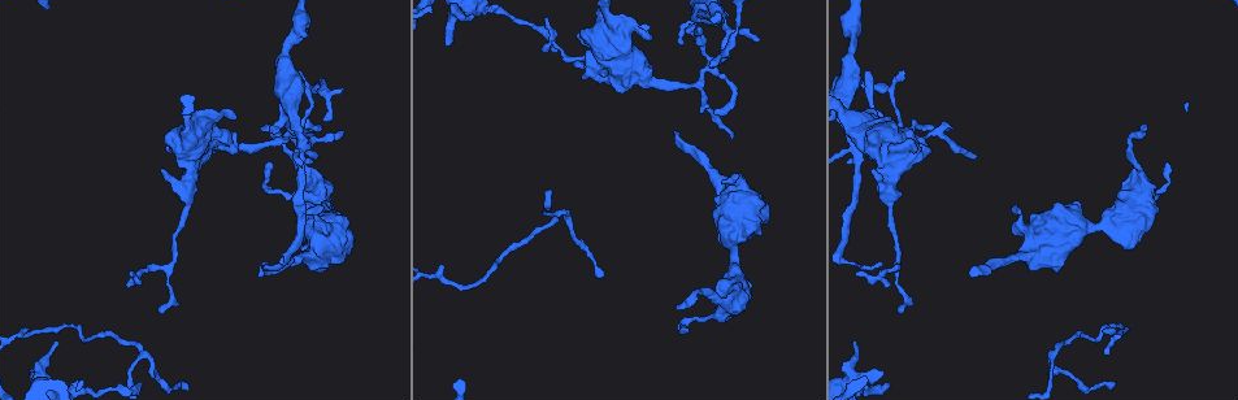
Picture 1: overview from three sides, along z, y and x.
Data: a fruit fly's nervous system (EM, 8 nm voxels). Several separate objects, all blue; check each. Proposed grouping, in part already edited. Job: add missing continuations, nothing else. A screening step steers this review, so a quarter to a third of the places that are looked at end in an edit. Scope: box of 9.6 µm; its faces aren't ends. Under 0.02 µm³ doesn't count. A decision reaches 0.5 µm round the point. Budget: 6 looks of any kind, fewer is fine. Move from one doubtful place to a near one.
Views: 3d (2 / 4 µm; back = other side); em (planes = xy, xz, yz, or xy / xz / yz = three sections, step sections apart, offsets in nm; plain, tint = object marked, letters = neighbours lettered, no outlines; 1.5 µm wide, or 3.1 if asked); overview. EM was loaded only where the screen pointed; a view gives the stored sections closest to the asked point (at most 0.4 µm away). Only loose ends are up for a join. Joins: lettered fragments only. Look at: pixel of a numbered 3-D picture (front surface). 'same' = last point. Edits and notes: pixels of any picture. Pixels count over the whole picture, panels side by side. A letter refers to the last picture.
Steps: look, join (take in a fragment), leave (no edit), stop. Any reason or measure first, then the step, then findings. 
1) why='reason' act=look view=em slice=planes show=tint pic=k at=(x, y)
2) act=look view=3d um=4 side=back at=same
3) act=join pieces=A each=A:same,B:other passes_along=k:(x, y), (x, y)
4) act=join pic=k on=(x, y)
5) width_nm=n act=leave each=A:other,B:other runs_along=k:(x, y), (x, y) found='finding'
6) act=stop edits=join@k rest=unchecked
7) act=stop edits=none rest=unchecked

why='branch stops here' act=look view=3d um=2 pic=1 at=(31, 369)

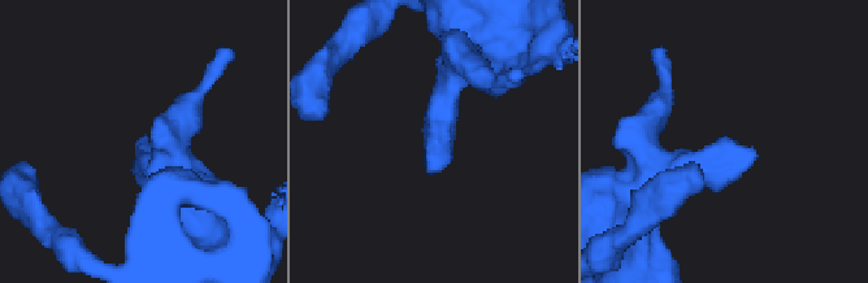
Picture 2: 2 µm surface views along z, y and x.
act=look view=em slice=xz step=4 show=tint pic=2 at=(436, 169)

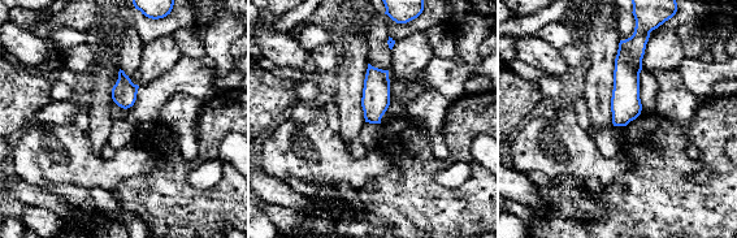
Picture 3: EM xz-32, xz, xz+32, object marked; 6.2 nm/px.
act=look view=em slice=yz step=4 show=letters at=same

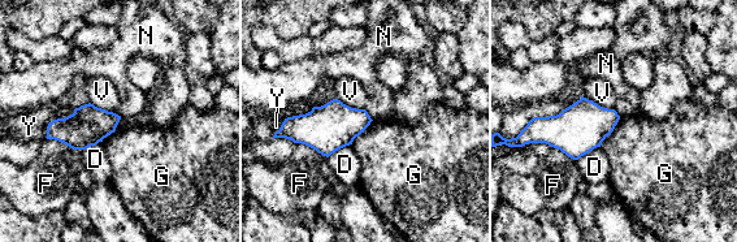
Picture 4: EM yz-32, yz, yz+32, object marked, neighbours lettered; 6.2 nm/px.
act=leave each=D:other,F:other,G:other,N:other,V:other,Y:other border=4:(620, 117), (614, 130), (599, 146) found='none of them fits'

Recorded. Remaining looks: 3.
why='thin end' act=look view=em slice=planes show=tint pic=1 at=(970, 274)

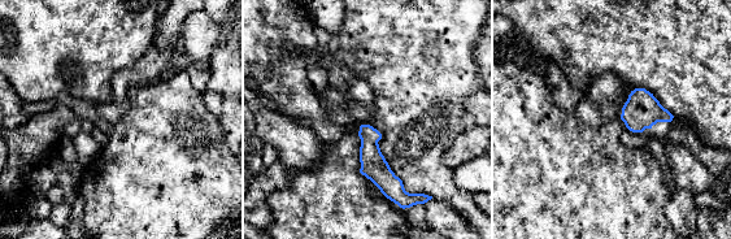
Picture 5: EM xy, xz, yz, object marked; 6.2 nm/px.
why='what lies round it' act=look view=em slice=planes show=letters at=same

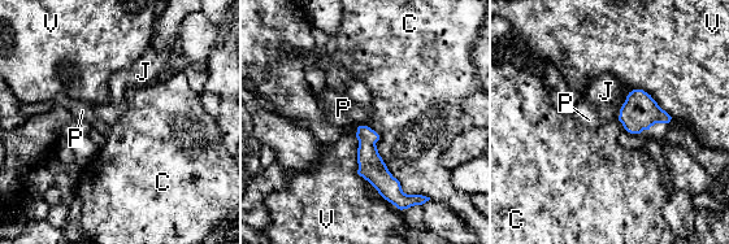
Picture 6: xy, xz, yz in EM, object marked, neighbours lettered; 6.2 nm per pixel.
act=leave each=C:other,J:other,P:other,V:other border=6:(367, 126), (400, 188), (428, 197) found='none of them fits'

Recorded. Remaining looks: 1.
act=stop edits=none rest=unchecked

